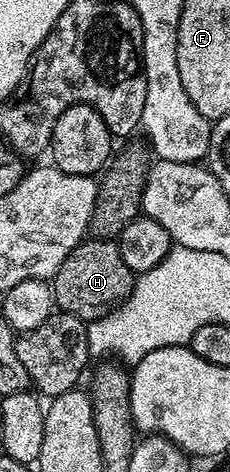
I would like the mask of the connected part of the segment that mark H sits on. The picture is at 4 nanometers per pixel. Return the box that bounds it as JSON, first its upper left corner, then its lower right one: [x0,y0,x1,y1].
[51,238,134,322]

